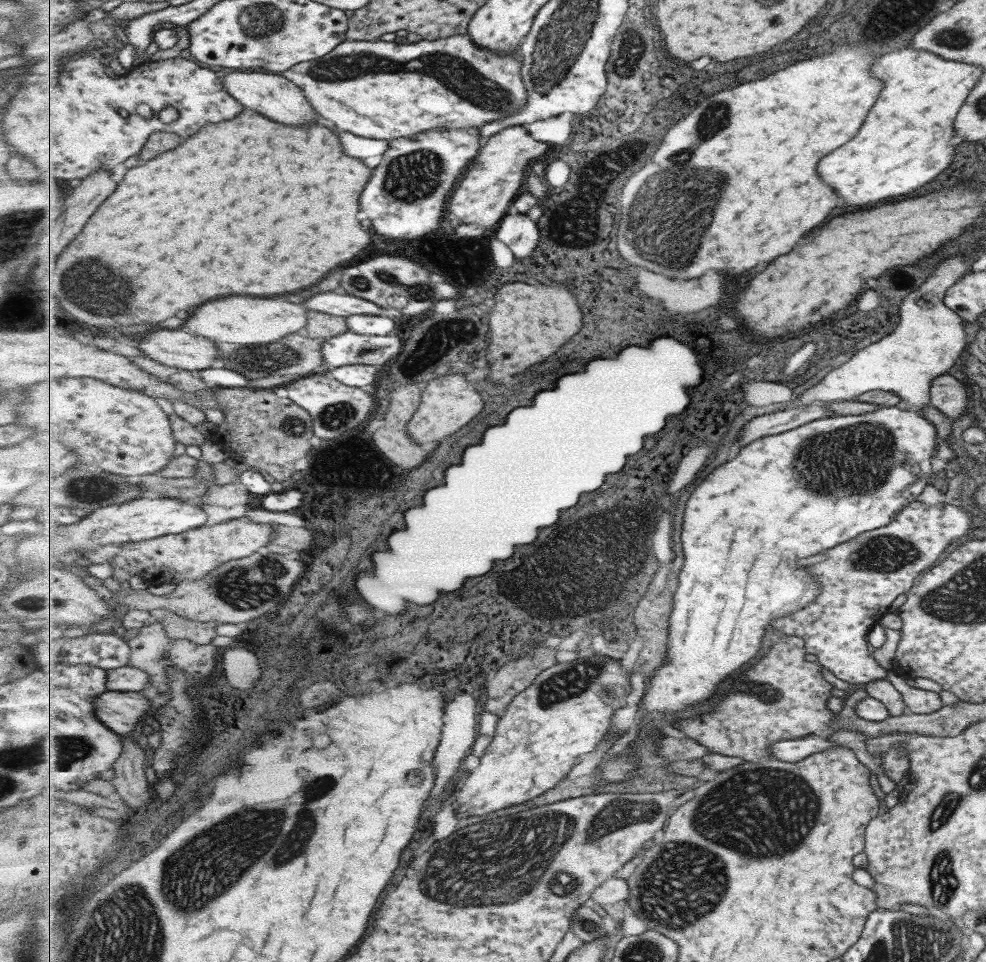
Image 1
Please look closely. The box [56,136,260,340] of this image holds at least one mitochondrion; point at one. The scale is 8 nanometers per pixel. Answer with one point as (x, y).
(98, 297)

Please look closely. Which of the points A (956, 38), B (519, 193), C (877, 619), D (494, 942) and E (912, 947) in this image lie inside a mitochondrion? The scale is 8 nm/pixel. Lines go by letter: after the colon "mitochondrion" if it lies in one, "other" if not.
A: mitochondrion
B: other
C: other
D: other
E: mitochondrion

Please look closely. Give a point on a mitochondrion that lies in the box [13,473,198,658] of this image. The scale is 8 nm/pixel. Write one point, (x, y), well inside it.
(83, 488)

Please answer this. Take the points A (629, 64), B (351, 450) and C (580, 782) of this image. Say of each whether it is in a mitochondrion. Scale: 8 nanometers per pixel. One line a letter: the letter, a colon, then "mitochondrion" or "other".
A: other
B: mitochondrion
C: other

